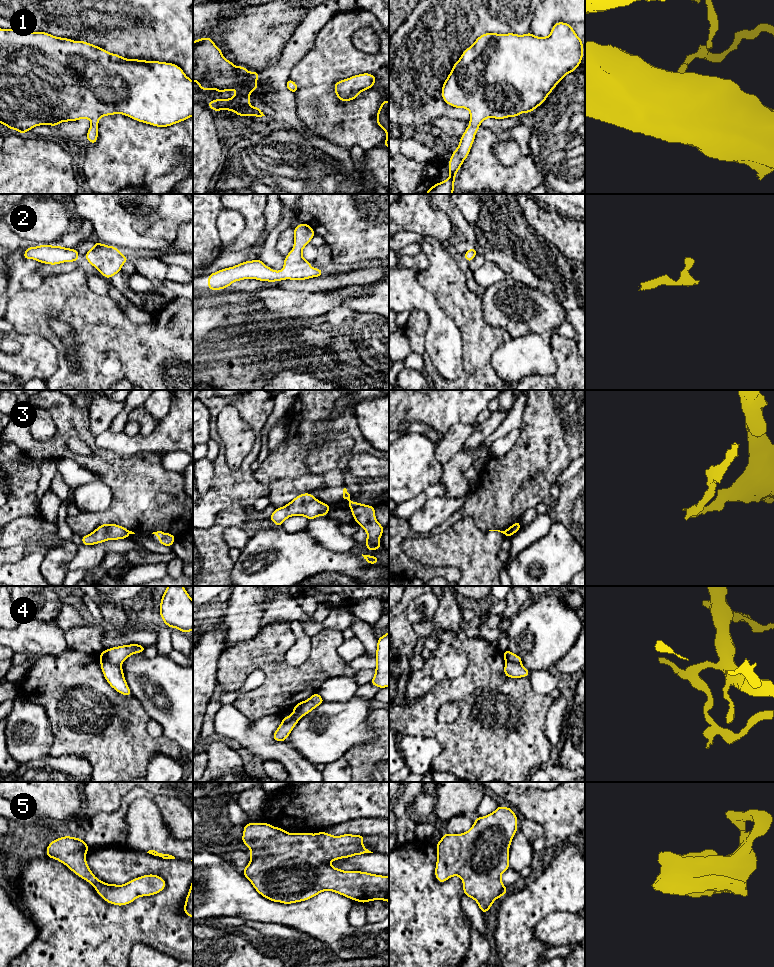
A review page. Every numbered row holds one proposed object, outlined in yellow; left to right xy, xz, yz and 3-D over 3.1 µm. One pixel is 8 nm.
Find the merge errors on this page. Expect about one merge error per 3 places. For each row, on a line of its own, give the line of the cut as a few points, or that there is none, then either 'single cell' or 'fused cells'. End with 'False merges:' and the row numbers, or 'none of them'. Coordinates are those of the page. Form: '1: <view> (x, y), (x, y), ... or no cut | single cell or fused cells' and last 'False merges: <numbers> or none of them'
1: no cut | single cell
2: no cut | single cell
3: xz (326, 504), (329, 506) | fused cells
4: xz (305, 701), (290, 720), (282, 721) | fused cells
5: no cut | single cell
False merges: 3, 4

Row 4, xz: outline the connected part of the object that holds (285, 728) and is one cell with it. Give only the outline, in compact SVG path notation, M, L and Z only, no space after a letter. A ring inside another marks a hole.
M318 693L305 700L305 703L301 706L291 721L281 722L277 730L272 735L273 739L278 742L286 741L298 721L324 702L324 699Z

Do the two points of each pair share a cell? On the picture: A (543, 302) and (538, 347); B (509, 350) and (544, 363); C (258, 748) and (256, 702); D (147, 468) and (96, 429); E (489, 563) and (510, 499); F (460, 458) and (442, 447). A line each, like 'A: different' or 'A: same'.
A: different
B: same
C: different
D: different
E: different
F: different

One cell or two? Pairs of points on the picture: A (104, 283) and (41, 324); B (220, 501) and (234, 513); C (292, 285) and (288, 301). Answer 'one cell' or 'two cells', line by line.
A: two cells
B: two cells
C: two cells

